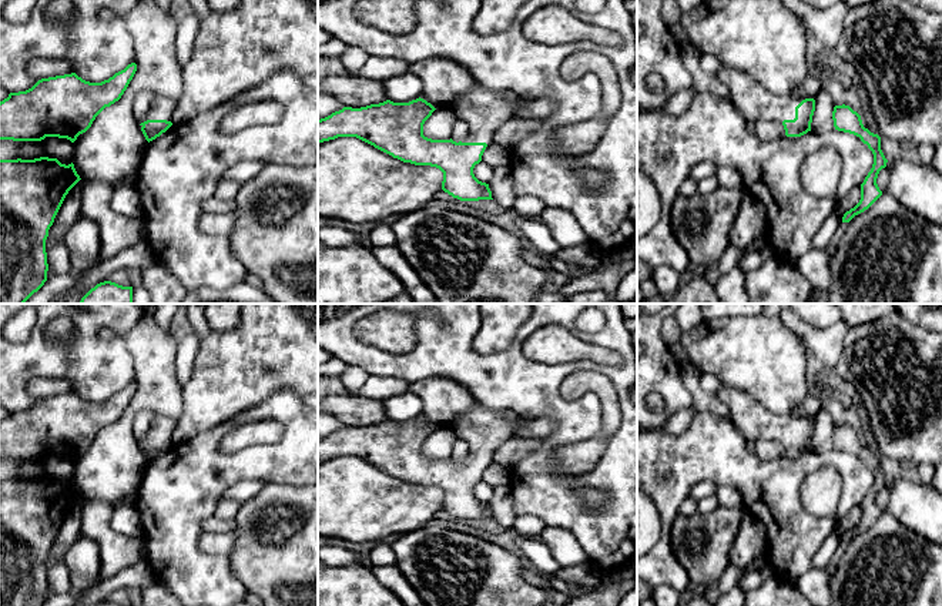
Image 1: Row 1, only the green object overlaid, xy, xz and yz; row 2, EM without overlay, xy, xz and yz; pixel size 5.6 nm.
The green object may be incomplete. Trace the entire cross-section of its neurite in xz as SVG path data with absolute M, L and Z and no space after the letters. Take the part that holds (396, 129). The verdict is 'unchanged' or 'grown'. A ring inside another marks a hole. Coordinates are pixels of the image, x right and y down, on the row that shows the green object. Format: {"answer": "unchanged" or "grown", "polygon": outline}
{"answer": "grown", "polygon": "M475 83L452 107L457 118L467 123L467 135L459 143L452 138L432 140L423 135L423 124L436 108L420 97L409 103L386 100L361 108L343 107L318 120L318 144L338 137L356 137L403 163L439 168L443 173L442 190L453 198L460 201L493 200L489 184L479 181L473 168L482 161L485 150L493 144L497 128L516 117L523 103L529 100L522 96L503 98L497 90Z"}

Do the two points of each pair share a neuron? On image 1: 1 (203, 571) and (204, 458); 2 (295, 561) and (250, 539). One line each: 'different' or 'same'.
1: same
2: same

